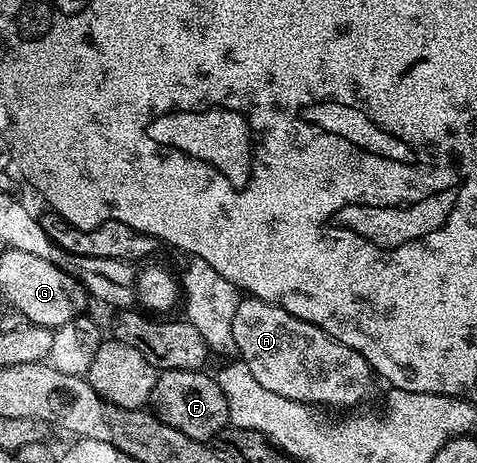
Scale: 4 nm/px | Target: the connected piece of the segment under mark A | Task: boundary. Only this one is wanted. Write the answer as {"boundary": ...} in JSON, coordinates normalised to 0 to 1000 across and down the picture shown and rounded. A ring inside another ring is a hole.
{"boundary":[[[509,641],[486,691],[486,728],[495,732],[497,771],[537,812],[537,823],[568,847],[604,855],[604,864],[675,877],[742,877],[776,851],[788,810],[776,788],[738,752],[713,743],[688,717],[595,674],[568,652]]]}

